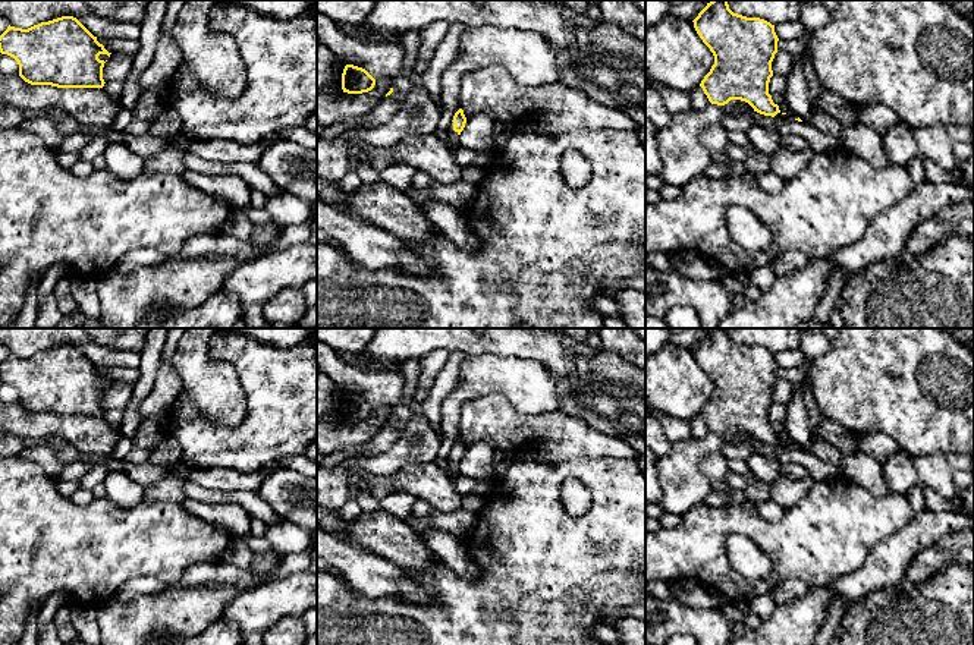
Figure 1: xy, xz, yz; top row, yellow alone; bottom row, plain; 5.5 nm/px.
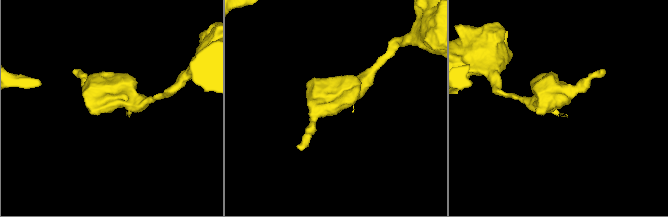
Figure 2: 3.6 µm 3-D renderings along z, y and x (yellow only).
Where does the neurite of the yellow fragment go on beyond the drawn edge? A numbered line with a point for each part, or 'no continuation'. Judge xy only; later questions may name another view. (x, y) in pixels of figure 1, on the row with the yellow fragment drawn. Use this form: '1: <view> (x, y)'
no continuation

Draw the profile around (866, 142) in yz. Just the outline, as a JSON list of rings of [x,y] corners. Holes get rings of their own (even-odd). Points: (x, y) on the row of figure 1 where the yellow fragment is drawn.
[[[855,122],[854,125],[842,126],[841,138],[848,151],[868,161],[871,166],[886,167],[889,164],[882,133],[877,129]]]

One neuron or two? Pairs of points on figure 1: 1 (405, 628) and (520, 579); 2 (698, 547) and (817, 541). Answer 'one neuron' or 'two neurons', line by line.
1: one neuron
2: one neuron

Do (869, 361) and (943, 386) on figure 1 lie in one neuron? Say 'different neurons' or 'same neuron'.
same neuron

